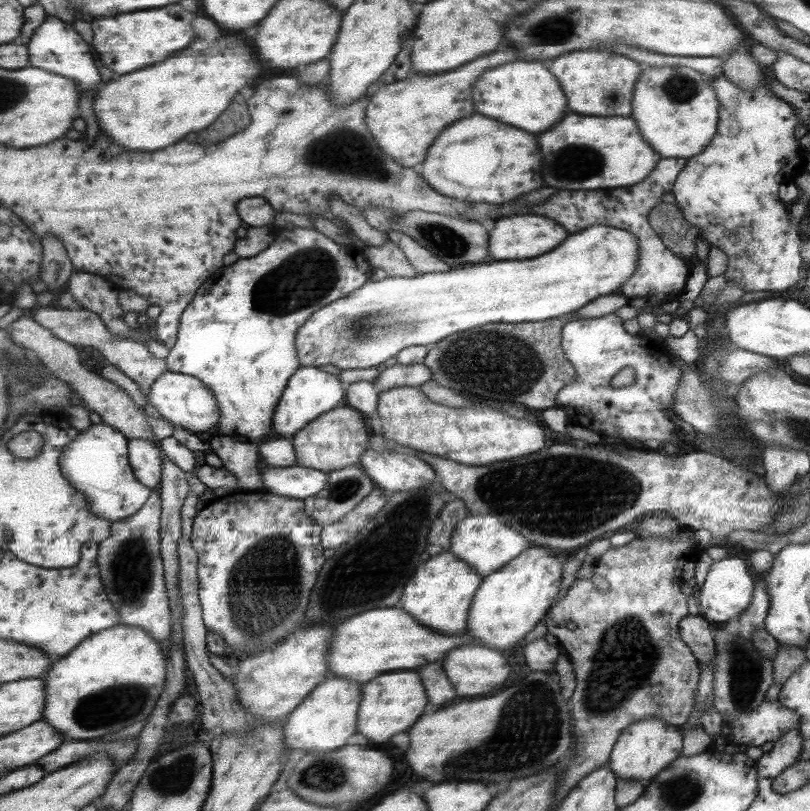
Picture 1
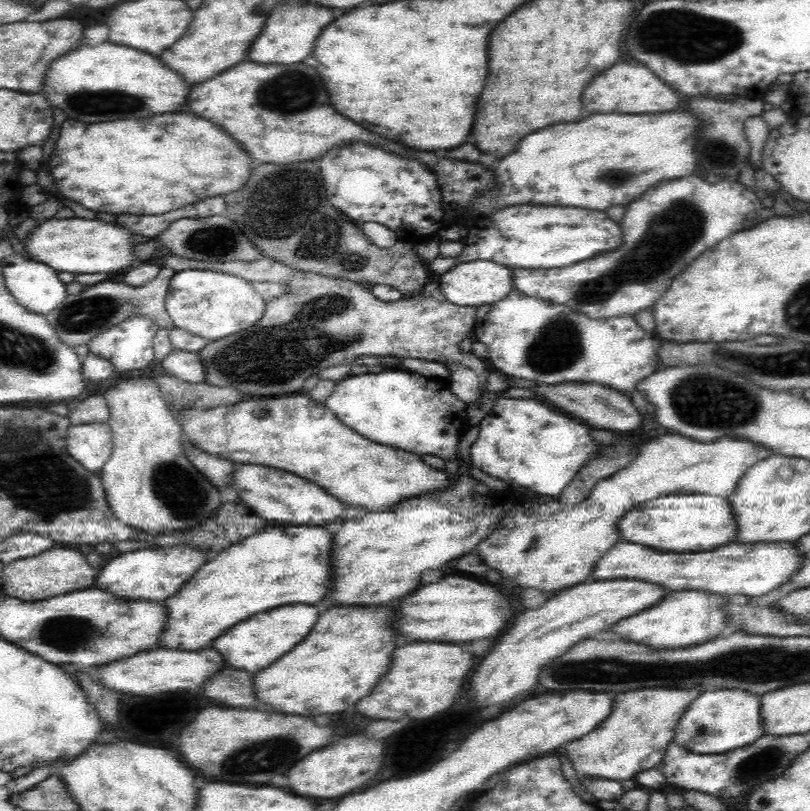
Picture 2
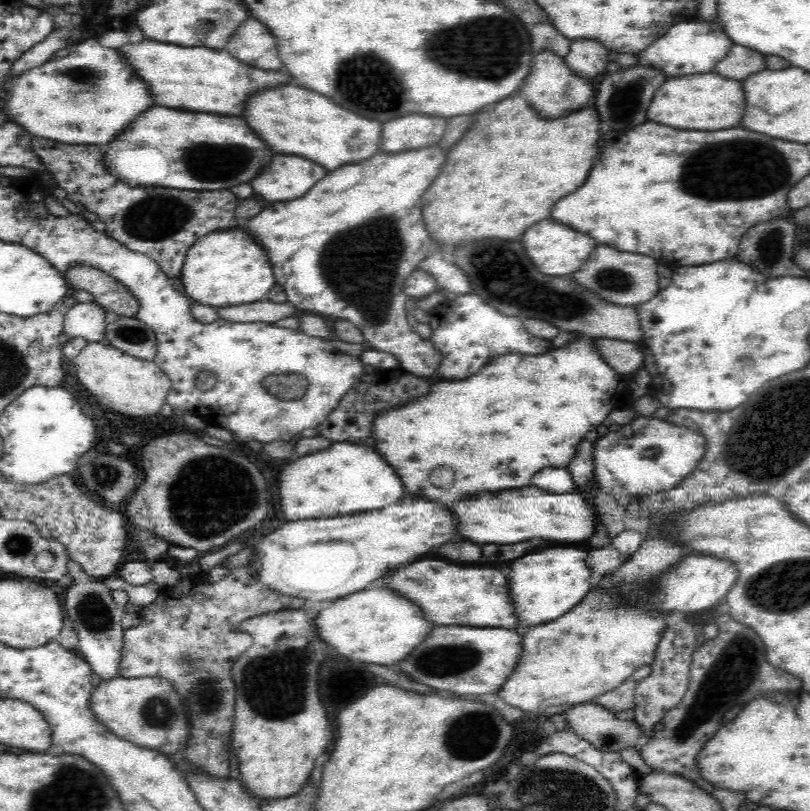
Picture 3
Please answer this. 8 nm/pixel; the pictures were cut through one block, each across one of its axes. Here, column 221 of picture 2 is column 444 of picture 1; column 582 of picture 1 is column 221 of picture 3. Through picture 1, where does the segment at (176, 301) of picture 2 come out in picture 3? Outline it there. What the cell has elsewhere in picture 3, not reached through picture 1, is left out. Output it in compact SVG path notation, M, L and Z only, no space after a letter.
M238 228L211 232L198 239L188 249L180 279L188 299L215 309L263 301L262 298L274 286L270 260L266 260L266 256L262 256L262 248L246 240L246 232L238 232Z

